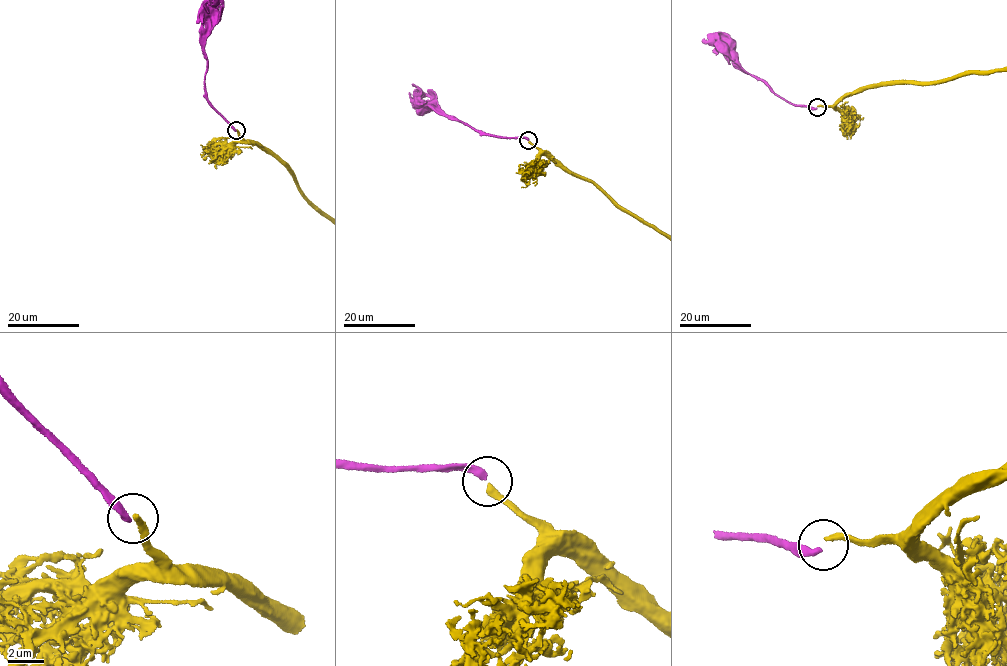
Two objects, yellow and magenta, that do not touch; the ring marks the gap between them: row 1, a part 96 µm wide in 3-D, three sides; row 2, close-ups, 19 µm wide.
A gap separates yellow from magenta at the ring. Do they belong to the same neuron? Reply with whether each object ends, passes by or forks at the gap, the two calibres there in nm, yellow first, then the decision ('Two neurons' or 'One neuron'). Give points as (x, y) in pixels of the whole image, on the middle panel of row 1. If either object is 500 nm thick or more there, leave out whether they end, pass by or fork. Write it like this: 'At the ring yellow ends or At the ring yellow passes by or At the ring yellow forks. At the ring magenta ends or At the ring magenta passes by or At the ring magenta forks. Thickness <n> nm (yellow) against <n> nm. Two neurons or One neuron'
At the ring yellow ends. At the ring magenta ends. Thickness 340 nm (yellow) against 400 nm. One neuron

